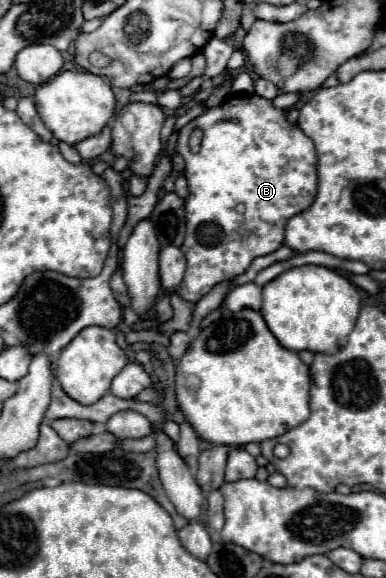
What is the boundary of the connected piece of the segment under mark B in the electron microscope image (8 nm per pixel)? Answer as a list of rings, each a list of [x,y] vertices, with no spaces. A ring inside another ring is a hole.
[[[230,97],[218,107],[208,109],[198,119],[190,121],[180,129],[178,153],[186,161],[186,181],[188,181],[188,199],[186,199],[186,239],[182,251],[188,261],[188,269],[178,295],[186,301],[200,301],[206,293],[212,291],[218,283],[230,281],[248,271],[250,263],[260,257],[274,253],[284,243],[284,225],[286,221],[308,209],[316,195],[316,149],[314,143],[286,121],[286,115],[278,111],[272,101],[250,97]],[[202,129],[202,145],[198,153],[192,153],[188,147],[190,133]]]

